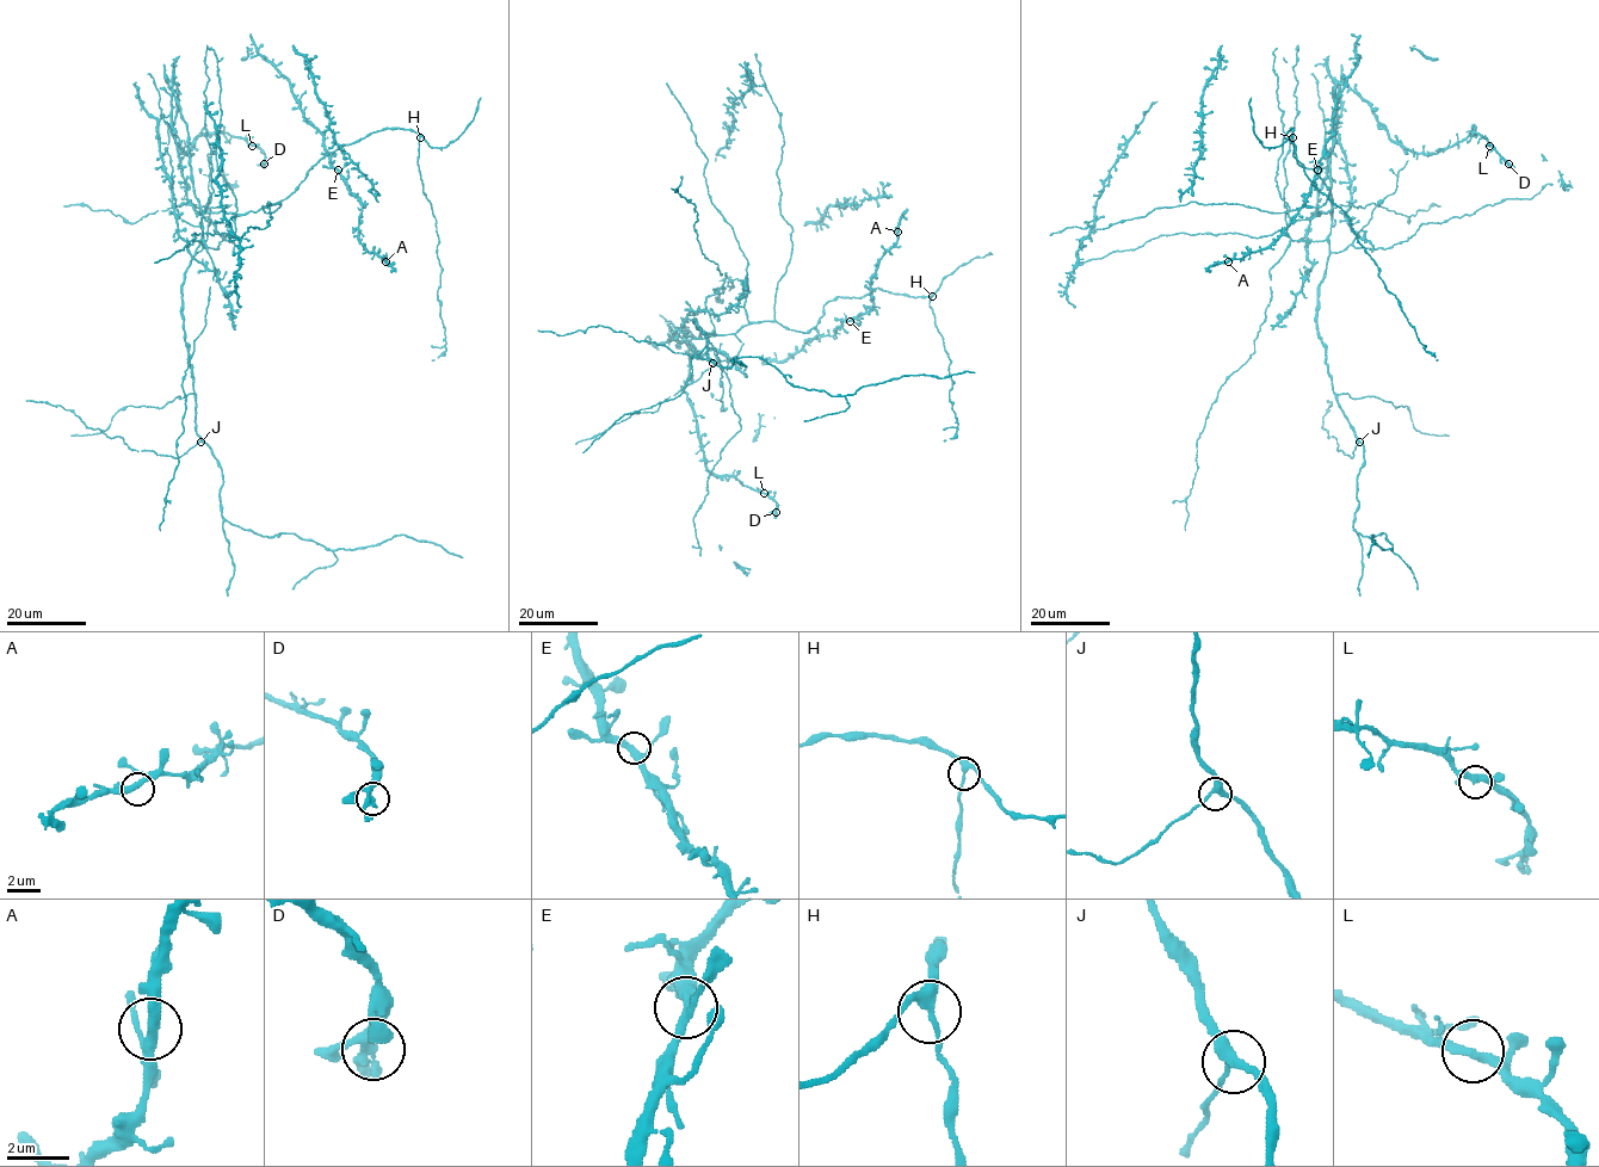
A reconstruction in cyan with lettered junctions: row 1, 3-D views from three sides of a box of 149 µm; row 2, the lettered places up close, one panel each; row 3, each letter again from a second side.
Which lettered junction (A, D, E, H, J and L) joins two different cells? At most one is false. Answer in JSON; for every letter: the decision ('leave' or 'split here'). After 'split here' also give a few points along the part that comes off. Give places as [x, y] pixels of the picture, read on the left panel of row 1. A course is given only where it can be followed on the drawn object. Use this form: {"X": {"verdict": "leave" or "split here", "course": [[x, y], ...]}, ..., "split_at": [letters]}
{"A": {"verdict": "leave"}, "D": {"verdict": "leave"}, "E": {"verdict": "leave"}, "H": {"verdict": "leave"}, "J": {"verdict": "leave"}, "L": {"verdict": "leave"}, "split_at": []}

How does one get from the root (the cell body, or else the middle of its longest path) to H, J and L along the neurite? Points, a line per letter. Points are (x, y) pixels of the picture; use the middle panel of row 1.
H: (714, 332), (732, 334), (753, 322), (776, 321), (807, 333), (829, 301), (859, 297), (876, 288), (931, 296)
J: (714, 332), (699, 329), (695, 321), (708, 339), (708, 357), (712, 363)
L: (714, 332), (684, 339), (690, 354), (684, 391), (704, 463), (710, 471), (764, 493)

